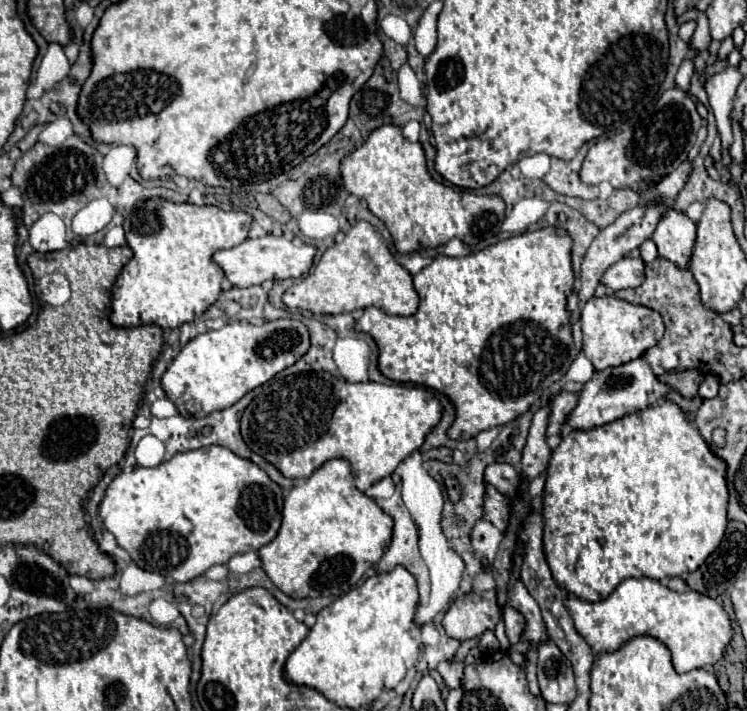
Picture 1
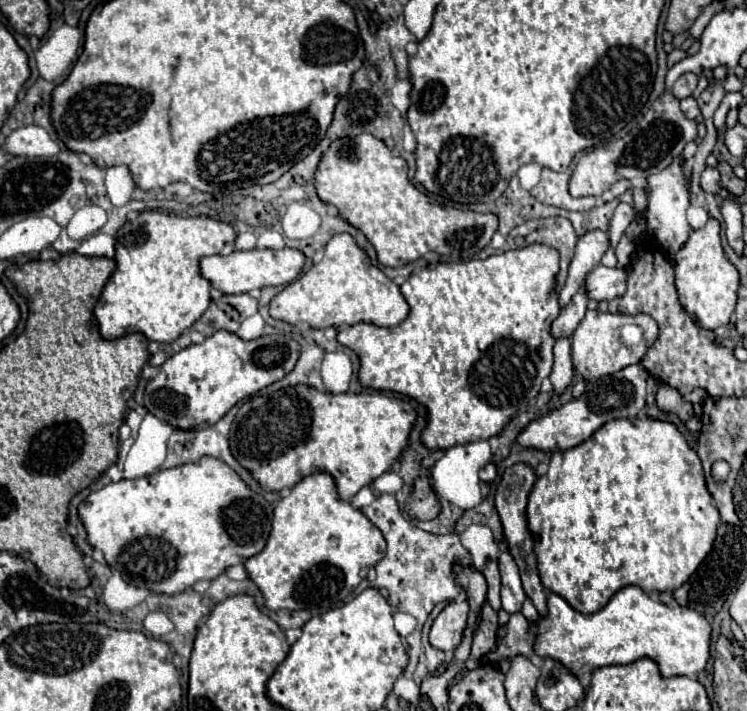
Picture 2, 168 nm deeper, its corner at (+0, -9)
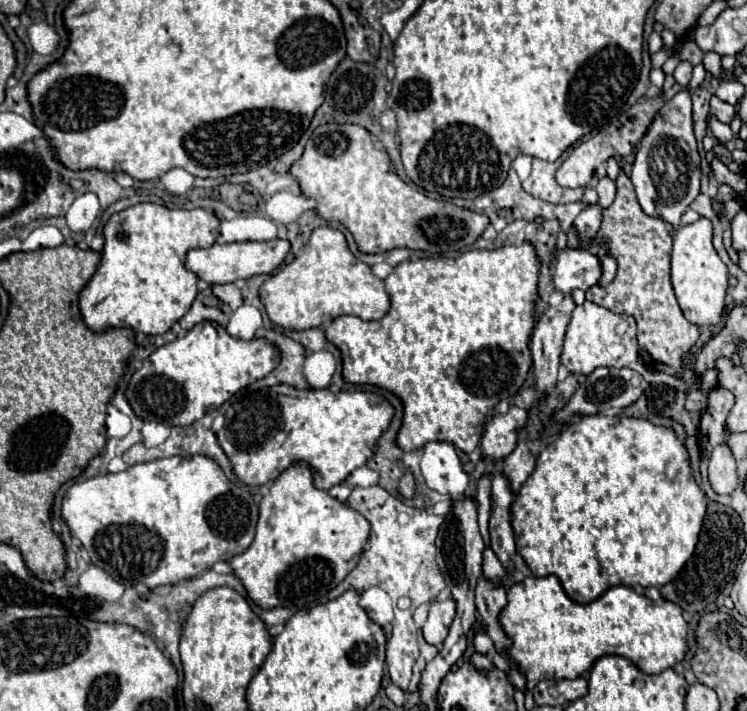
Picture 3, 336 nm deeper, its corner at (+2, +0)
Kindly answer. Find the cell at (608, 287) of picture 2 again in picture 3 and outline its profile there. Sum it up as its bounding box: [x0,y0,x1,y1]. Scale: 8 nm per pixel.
[554,248,602,292]

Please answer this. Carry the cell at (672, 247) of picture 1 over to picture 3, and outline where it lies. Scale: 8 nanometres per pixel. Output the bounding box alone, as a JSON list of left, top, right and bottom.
[630,90,700,226]

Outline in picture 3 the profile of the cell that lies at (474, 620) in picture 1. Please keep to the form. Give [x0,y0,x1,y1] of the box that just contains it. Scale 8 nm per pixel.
[424,598,456,646]

